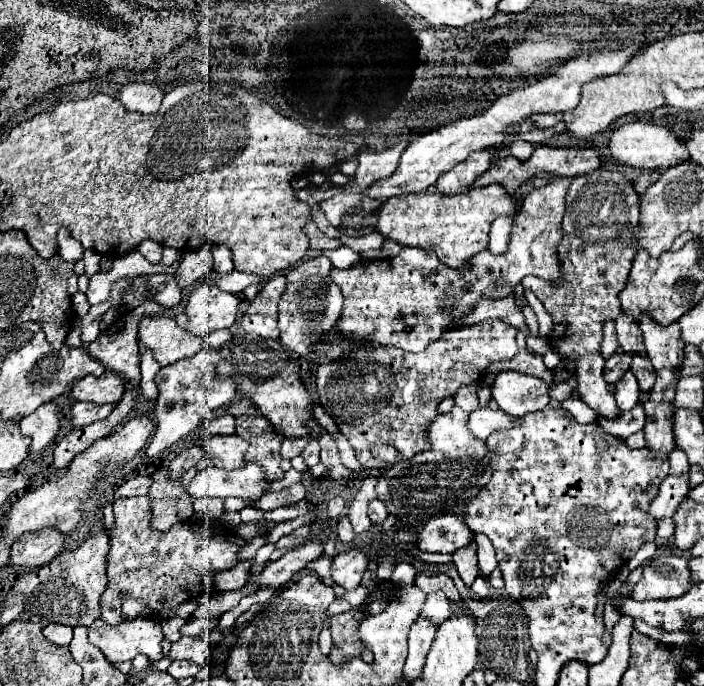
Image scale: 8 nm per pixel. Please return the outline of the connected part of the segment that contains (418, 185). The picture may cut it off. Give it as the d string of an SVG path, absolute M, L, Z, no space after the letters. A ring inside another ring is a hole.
M633 41L633 43L629 43L623 49L617 49L617 51L613 51L613 49L611 51L595 51L595 53L589 53L589 55L573 57L569 61L563 61L553 75L541 77L527 87L521 87L521 89L515 89L507 95L501 95L481 115L465 117L465 119L453 121L445 127L439 127L431 133L421 135L419 139L415 139L413 143L407 145L407 149L403 151L403 155L399 159L397 171L389 179L381 179L381 181L373 183L367 189L367 195L373 197L373 199L379 199L379 201L385 201L393 195L399 195L399 191L403 191L403 193L425 191L427 187L435 185L435 181L445 171L453 169L457 163L467 159L469 153L479 151L479 149L487 149L487 147L493 147L493 145L502 145L505 140L505 133L519 133L521 125L531 115L535 115L535 113L561 113L561 111L575 109L577 103L579 103L579 91L581 91L583 83L587 83L595 77L603 77L603 75L611 75L611 73L621 71L629 63L629 59L633 55L637 55L641 49L643 49L643 45L639 41Z

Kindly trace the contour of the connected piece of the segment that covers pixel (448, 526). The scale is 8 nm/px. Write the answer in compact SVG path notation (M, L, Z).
M445 513L425 521L417 539L417 549L427 553L455 553L469 545L471 539L473 531L469 531L463 519L457 513Z

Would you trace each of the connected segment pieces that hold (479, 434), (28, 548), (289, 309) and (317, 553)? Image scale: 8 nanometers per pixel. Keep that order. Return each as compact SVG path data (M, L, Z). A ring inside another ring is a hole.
M485 407L485 409L475 409L475 411L469 415L469 419L467 419L469 431L471 431L477 439L481 439L481 441L485 441L493 431L497 431L497 429L507 429L507 427L513 427L513 425L515 425L515 419L513 419L511 415L505 415L505 411L501 411L501 409L493 411L493 409L489 409L489 407Z
M45 527L45 531L29 531L23 533L11 547L11 565L21 567L45 567L59 551L63 549L63 533L55 531L55 527Z
M323 255L301 261L297 267L289 269L287 273L287 291L279 301L279 331L281 343L301 357L307 357L309 347L317 343L325 333L335 329L337 319L341 317L343 295L339 287L329 277L331 261ZM309 315L321 315L321 319L309 319Z
M305 543L305 545L301 545L301 547L293 549L293 551L287 551L281 559L269 561L269 563L263 567L261 573L257 573L257 575L249 573L247 583L255 581L259 589L261 589L261 587L273 587L273 589L277 589L277 587L289 583L291 577L293 577L299 569L303 569L307 563L315 561L315 559L321 557L321 555L323 555L323 547L321 547L319 543Z

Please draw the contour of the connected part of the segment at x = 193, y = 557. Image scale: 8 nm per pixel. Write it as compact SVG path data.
M125 497L125 499L117 499L115 501L115 527L111 529L111 549L107 555L107 589L101 595L101 617L111 623L117 625L123 621L121 617L121 603L129 597L137 597L141 599L149 609L165 613L183 601L189 601L193 597L199 597L207 591L209 579L223 569L229 569L237 563L237 545L223 541L223 539L215 539L215 537L199 537L193 531L191 523L177 523L175 527L171 527L167 533L161 533L157 529L151 527L151 503L149 497Z

